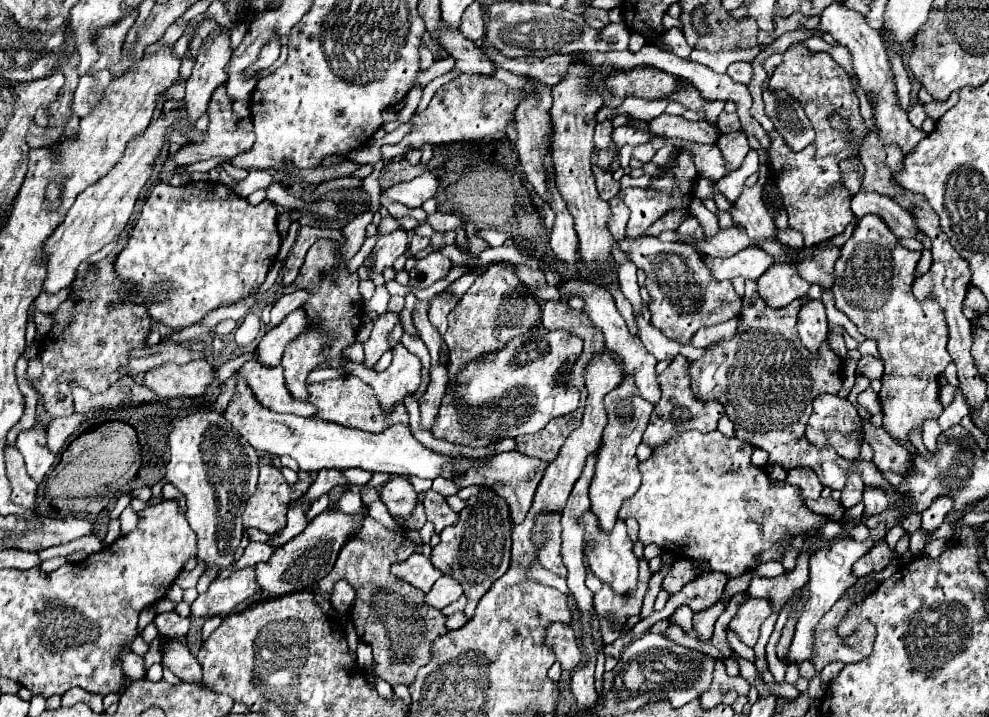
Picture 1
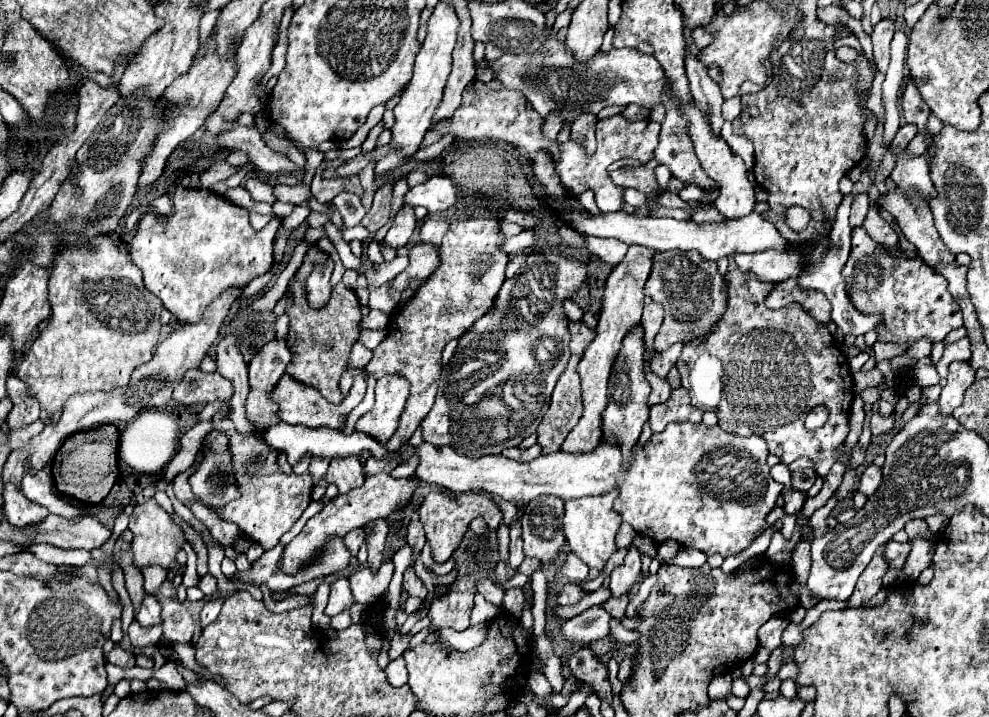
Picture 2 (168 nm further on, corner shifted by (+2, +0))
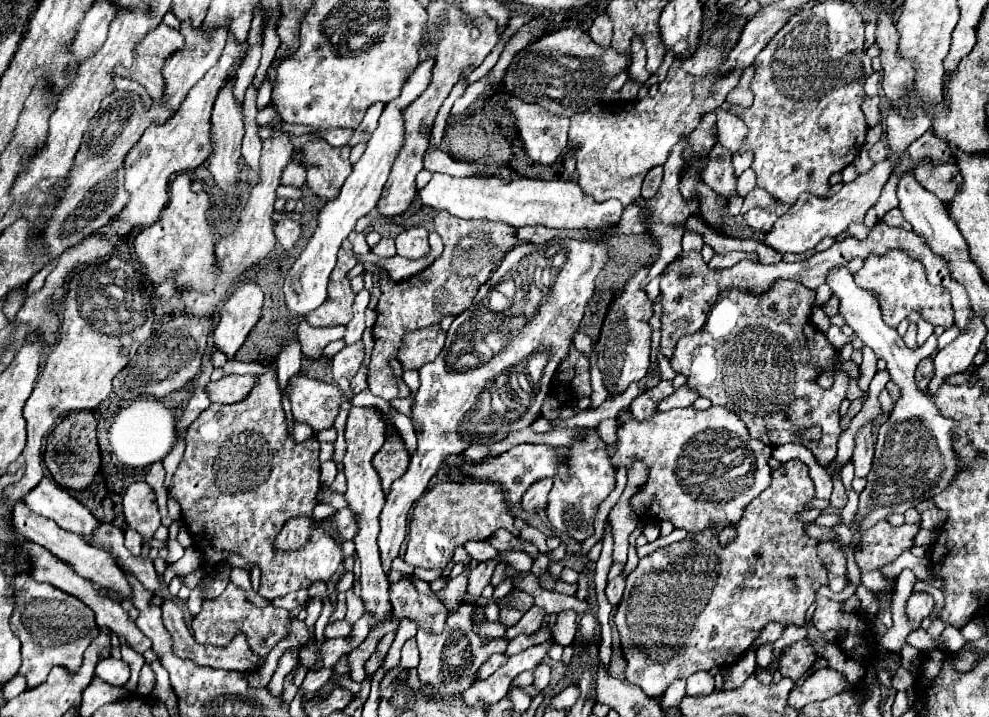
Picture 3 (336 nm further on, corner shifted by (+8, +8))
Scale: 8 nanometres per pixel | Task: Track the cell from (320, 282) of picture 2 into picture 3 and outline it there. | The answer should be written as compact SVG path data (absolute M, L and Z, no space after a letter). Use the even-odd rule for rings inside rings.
M427 58L423 62L419 62L417 68L411 70L411 74L407 76L401 94L391 100L381 118L379 118L379 126L377 130L371 134L369 142L367 142L367 150L365 154L359 158L359 162L353 166L351 176L345 180L339 196L335 200L329 200L321 212L319 212L319 222L317 228L313 232L313 236L309 238L309 242L305 244L301 256L295 260L295 264L291 266L291 270L285 276L285 284L283 284L283 292L285 292L285 304L289 308L289 316L291 318L299 318L299 316L307 316L309 312L313 312L315 308L319 308L325 298L327 298L327 282L329 282L329 274L335 266L337 260L337 252L343 244L343 240L347 240L347 236L351 234L355 222L365 216L369 210L375 208L381 190L387 182L387 176L391 172L391 166L395 162L395 158L399 156L403 144L405 144L405 118L403 118L403 110L407 108L407 104L411 104L413 100L417 100L421 96L421 92L429 86L431 82L431 70L435 66L435 58Z

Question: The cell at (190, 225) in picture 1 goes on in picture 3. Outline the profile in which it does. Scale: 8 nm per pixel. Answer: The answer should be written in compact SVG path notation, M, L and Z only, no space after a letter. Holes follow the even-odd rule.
M179 174L175 184L171 184L171 198L161 218L155 224L143 228L133 240L135 254L153 284L163 284L169 274L175 274L175 284L179 290L197 290L205 294L215 288L215 280L219 280L221 270L215 256L217 234L209 222L209 210L209 194L193 192L189 188L187 174Z

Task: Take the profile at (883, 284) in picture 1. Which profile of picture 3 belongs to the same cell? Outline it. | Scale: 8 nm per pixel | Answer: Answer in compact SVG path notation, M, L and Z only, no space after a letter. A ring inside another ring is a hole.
M869 254L863 262L863 266L853 274L853 280L859 288L877 292L879 294L879 304L883 312L883 320L897 328L901 320L905 320L911 312L919 312L927 322L933 326L943 326L949 328L953 326L953 312L951 312L951 298L947 296L947 290L939 286L931 286L925 274L923 264L919 260L903 254Z

